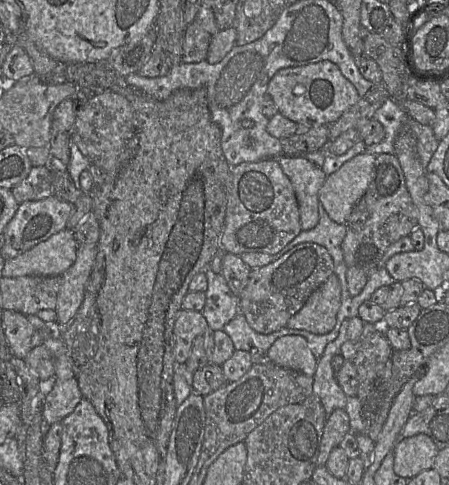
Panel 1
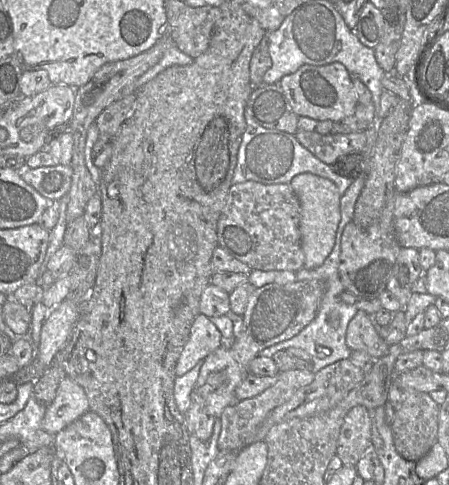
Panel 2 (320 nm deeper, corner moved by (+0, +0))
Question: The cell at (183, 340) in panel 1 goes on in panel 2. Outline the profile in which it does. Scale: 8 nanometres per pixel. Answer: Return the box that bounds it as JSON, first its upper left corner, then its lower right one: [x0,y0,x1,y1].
[175,314,223,376]

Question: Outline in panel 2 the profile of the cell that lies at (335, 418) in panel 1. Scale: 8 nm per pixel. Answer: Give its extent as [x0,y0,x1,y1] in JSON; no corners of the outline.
[336,405,372,466]

